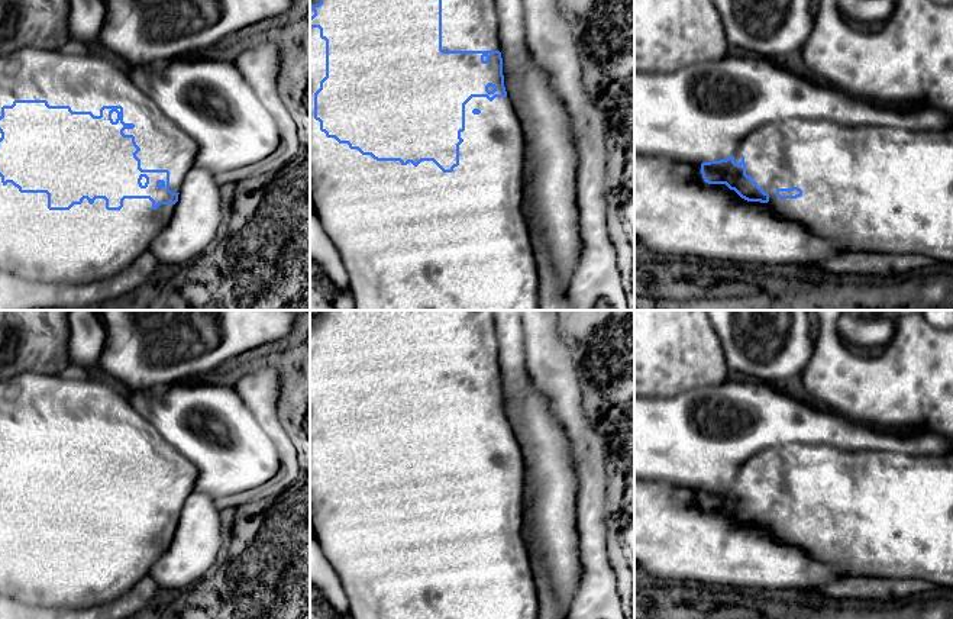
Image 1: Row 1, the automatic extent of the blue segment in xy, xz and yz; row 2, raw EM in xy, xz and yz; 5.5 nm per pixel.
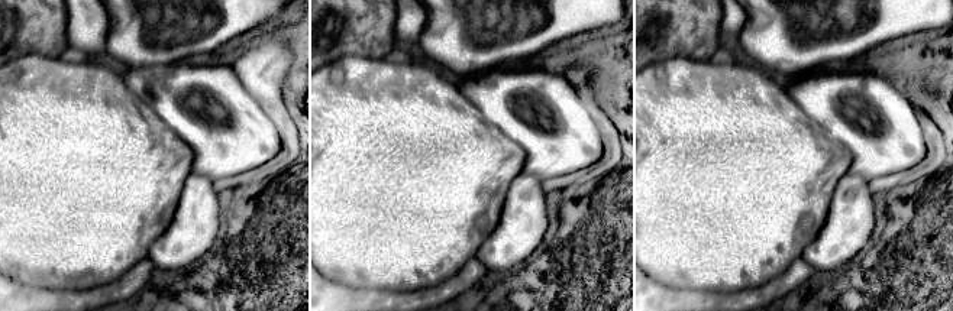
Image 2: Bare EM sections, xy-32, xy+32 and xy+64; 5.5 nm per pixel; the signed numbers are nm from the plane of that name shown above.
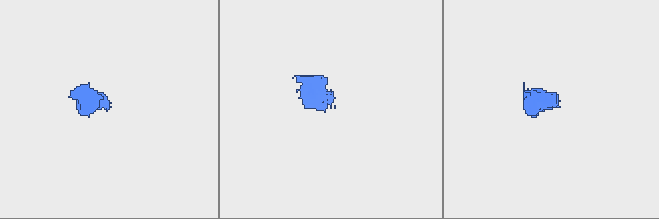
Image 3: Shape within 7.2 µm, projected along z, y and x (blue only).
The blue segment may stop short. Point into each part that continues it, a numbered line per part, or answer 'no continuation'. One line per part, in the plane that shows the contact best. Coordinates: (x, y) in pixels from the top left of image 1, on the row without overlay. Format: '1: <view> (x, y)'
1: xz (400, 554)

